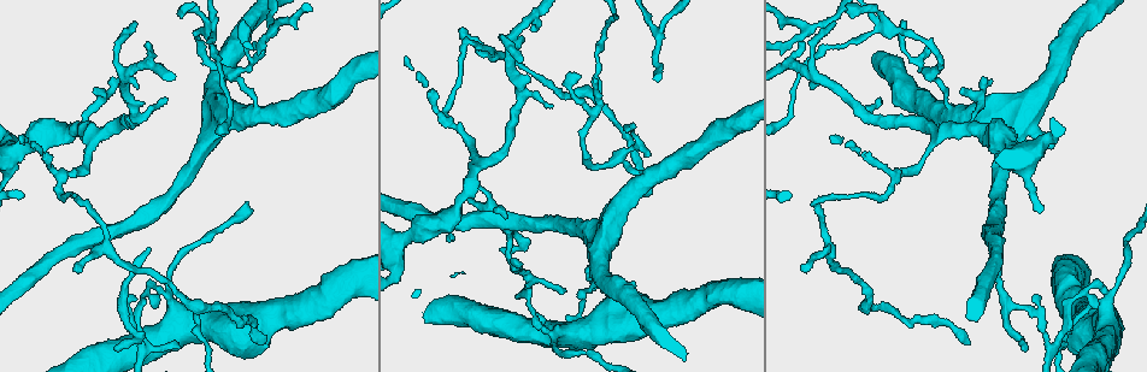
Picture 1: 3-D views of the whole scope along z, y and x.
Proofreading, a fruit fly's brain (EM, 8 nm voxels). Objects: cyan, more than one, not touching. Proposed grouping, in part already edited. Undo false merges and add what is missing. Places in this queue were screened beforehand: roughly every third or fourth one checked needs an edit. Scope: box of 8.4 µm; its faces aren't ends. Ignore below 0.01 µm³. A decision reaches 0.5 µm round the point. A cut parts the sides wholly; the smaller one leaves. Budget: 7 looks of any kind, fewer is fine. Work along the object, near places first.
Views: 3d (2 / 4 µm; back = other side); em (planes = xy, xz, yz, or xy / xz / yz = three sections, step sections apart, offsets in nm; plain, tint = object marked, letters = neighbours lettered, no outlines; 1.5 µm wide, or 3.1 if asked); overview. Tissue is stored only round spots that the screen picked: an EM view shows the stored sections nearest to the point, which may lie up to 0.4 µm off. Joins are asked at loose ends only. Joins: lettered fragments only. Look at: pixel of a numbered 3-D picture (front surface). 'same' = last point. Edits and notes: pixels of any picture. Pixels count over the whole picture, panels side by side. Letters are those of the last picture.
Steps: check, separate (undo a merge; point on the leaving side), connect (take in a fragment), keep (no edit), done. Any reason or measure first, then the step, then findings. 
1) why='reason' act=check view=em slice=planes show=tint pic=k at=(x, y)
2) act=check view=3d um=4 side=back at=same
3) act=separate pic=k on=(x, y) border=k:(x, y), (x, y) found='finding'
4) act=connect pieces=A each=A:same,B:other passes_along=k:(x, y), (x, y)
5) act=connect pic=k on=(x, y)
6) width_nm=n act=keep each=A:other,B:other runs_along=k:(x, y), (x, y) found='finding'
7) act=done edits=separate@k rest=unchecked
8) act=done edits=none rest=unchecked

why='three-way junction' act=check view=em slice=planes show=letters pic=1 at=(1009, 302)

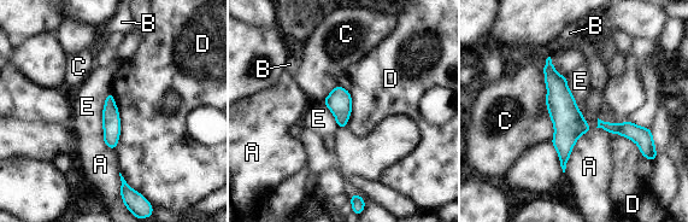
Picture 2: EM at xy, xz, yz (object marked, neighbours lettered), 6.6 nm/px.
act=keep each=A:other,B:other,C:other,D:other,E:other runs_along=2:(548, 62), (563, 109), (563, 163) found='all the same cell'

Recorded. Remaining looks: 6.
why='free end' act=check view=em slice=planes show=plain pic=1 at=(149, 43)

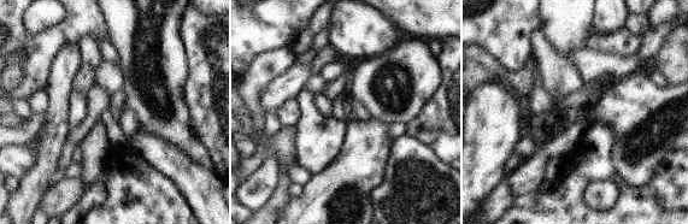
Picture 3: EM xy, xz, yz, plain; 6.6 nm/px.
why='what lies round it' act=check view=em slice=planes show=letters at=same

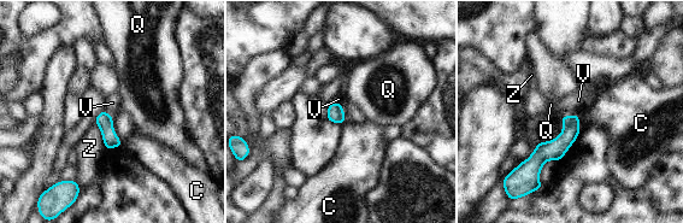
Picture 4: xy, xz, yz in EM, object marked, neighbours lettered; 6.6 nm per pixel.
act=connect pieces=V each=C:other,Q:other,V:same,Z:other passes_along=4:(554, 150), (569, 116), (572, 104) found='the cell continues'

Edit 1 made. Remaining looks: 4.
act=done edits=connect@4 rest=unchecked

